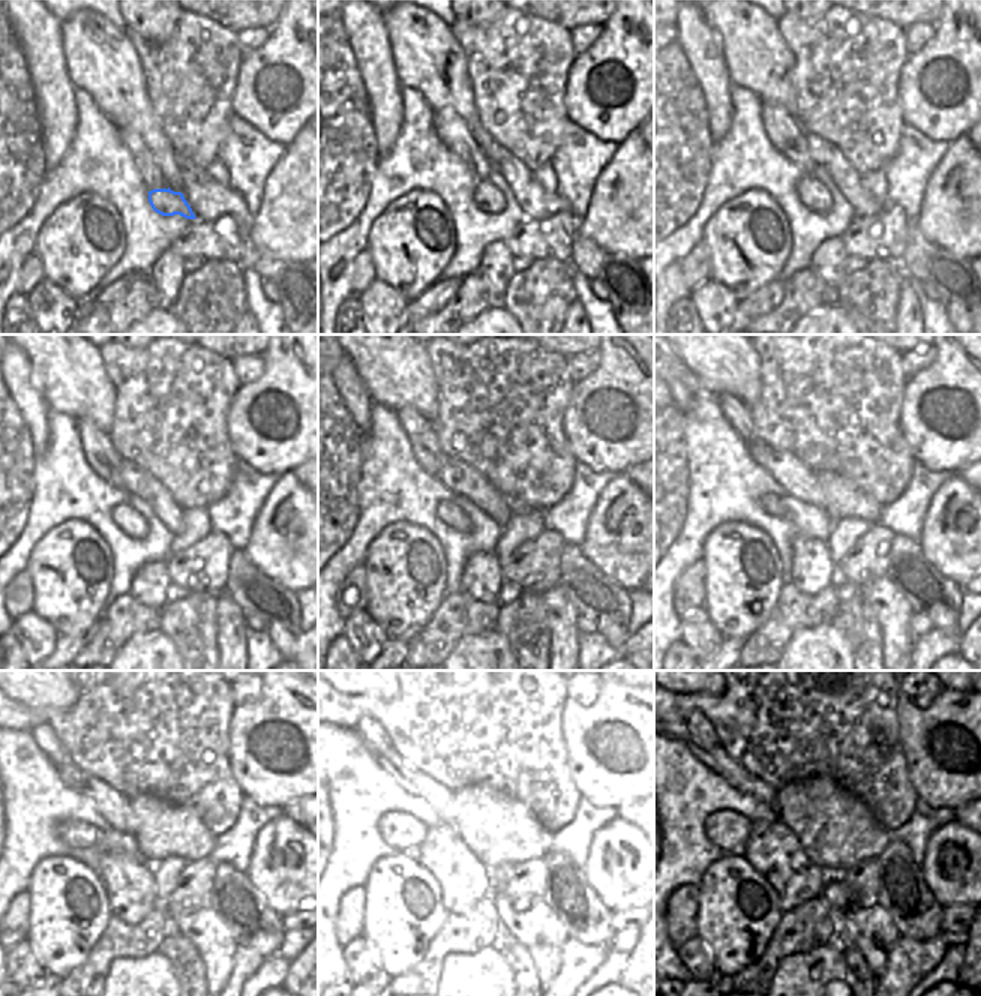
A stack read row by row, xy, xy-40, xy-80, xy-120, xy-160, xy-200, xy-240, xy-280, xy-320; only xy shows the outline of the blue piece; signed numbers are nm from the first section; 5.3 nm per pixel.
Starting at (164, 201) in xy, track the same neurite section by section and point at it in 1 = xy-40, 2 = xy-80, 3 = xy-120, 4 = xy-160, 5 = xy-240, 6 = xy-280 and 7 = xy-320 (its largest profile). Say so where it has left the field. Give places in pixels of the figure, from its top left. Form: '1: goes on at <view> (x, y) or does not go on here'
1: goes on at xy-40 (488, 198)
2: goes on at xy-80 (812, 192)
3: goes on at xy-120 (125, 516)
4: goes on at xy-160 (450, 513)
5: goes on at xy-240 (77, 833)
6: goes on at xy-280 (402, 831)
7: goes on at xy-320 (728, 830)

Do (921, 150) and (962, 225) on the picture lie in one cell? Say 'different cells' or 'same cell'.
different cells

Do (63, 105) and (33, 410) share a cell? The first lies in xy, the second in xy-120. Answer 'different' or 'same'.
same

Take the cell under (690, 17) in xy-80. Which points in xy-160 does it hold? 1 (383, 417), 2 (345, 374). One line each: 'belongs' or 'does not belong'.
1: does not belong
2: belongs

